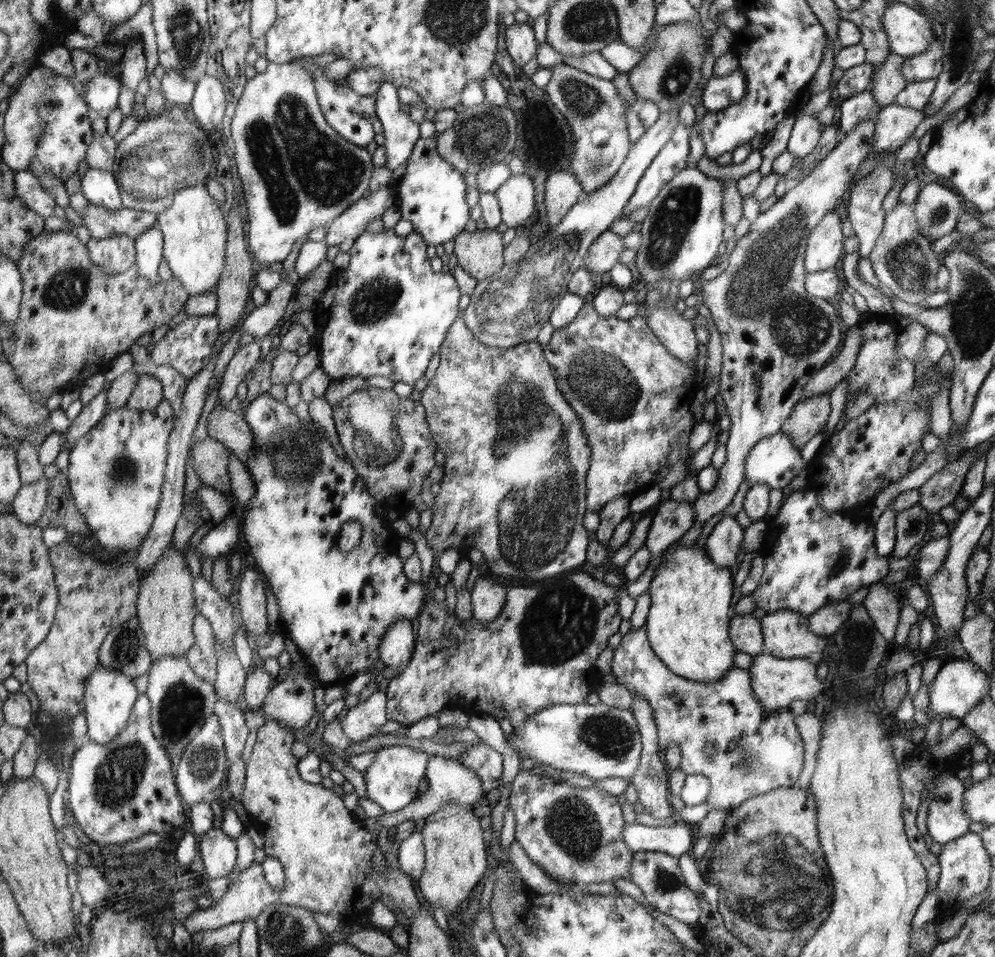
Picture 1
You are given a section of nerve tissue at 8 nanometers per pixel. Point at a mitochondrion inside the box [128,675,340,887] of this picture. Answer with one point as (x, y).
(182, 705)

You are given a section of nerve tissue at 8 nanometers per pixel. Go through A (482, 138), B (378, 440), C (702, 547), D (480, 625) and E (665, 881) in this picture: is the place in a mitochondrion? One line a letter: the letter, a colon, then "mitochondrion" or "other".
A: mitochondrion
B: mitochondrion
C: other
D: other
E: mitochondrion

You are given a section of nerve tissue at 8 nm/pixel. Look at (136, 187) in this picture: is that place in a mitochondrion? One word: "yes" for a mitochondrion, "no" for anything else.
yes

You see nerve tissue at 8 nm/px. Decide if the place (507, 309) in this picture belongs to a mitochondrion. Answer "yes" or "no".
yes

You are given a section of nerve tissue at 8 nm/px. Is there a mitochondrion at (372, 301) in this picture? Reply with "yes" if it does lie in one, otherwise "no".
yes

